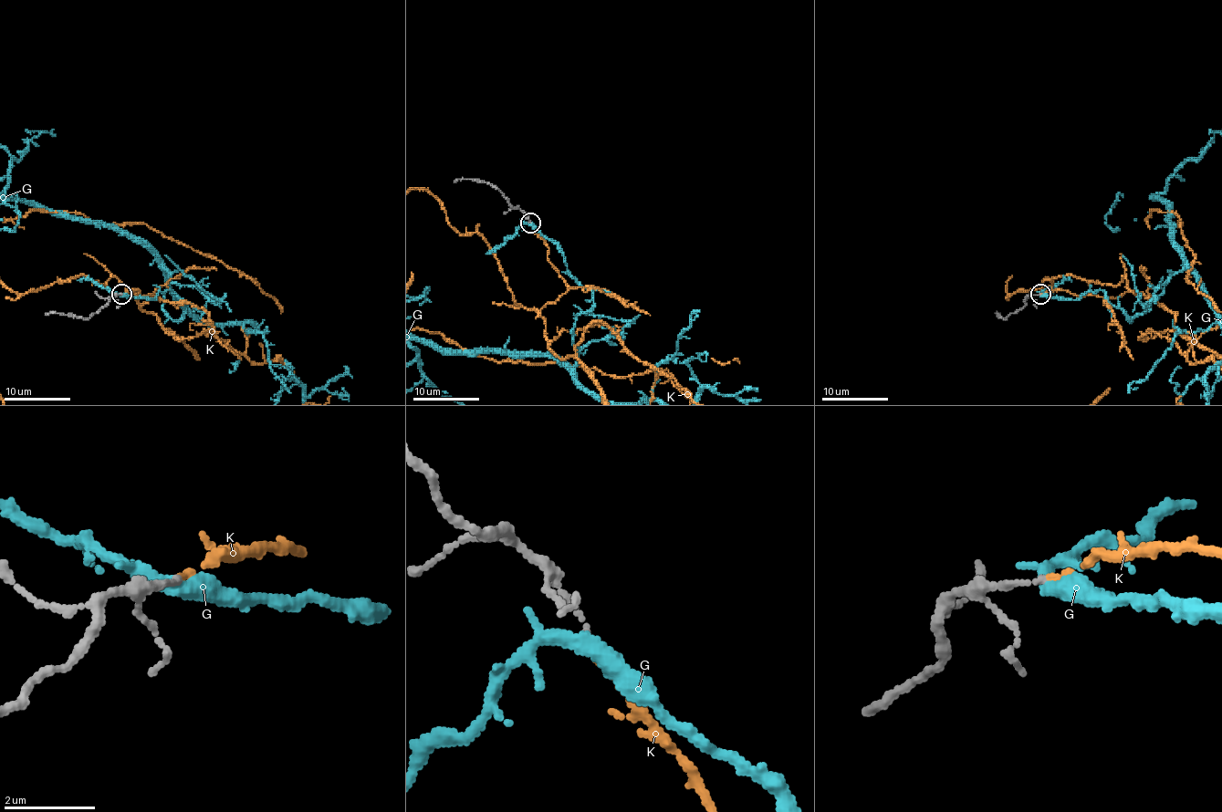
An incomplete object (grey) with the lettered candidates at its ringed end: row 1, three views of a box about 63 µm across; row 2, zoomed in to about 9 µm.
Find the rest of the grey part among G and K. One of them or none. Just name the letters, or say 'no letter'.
K

